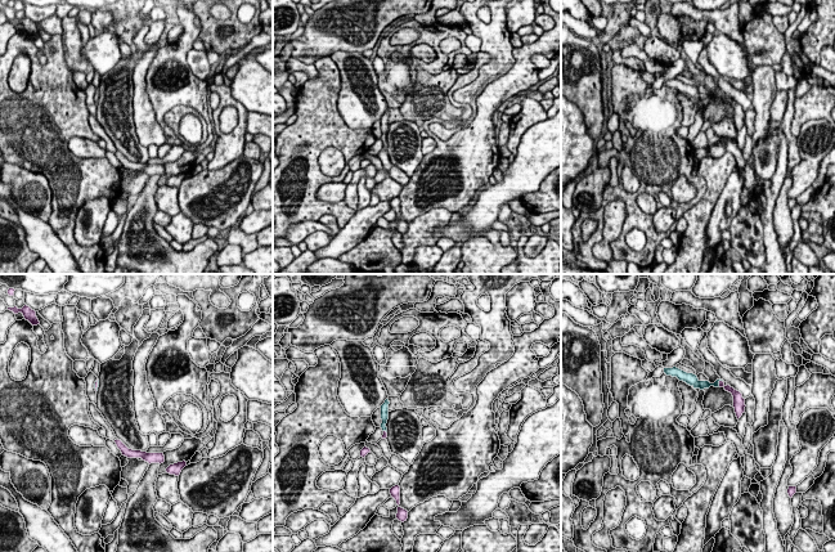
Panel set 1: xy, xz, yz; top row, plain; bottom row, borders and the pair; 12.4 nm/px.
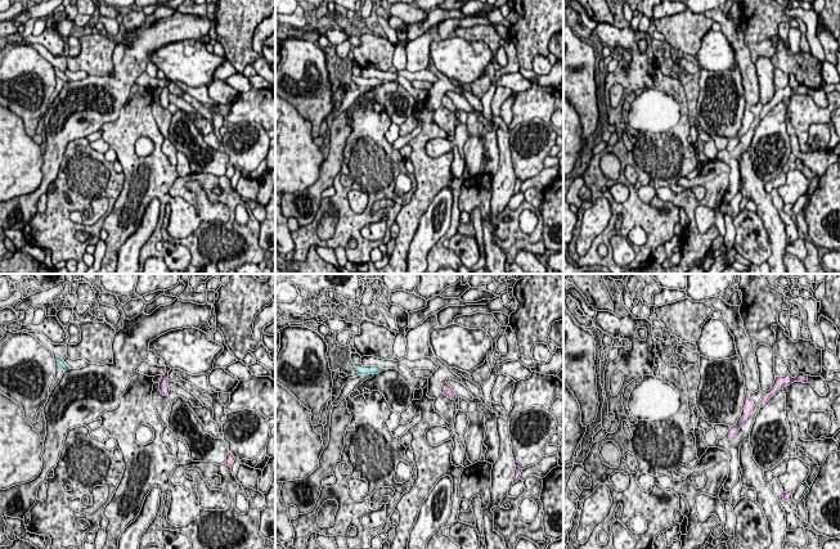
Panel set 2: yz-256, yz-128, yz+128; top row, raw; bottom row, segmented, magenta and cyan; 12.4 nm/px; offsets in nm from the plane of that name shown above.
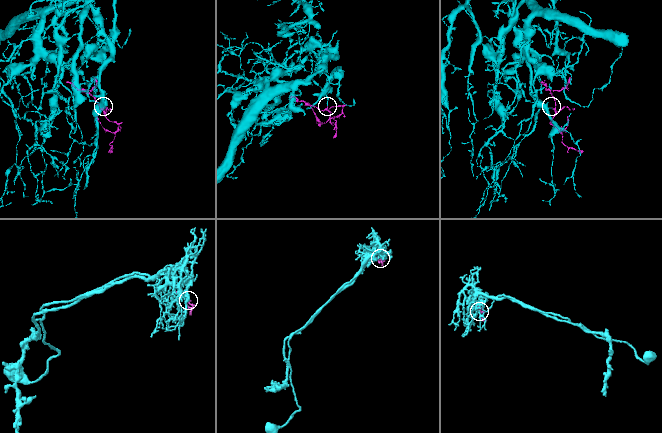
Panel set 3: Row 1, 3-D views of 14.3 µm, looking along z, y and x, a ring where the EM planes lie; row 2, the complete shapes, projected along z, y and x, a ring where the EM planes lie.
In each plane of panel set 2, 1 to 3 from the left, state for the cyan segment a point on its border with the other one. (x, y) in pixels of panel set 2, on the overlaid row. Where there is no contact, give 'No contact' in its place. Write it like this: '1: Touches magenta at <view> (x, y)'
1: No contact
2: No contact
3: No contact

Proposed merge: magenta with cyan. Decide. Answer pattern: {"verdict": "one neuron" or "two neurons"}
{"verdict": "one neuron"}

